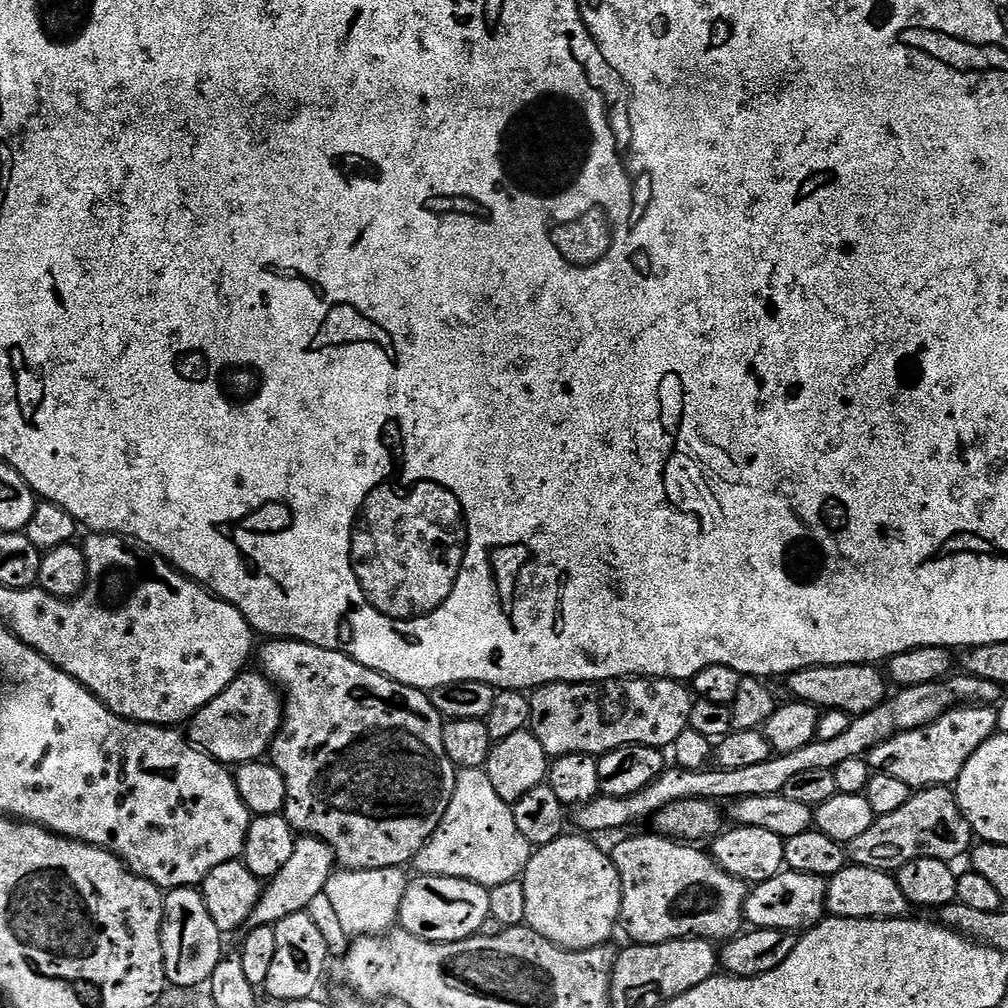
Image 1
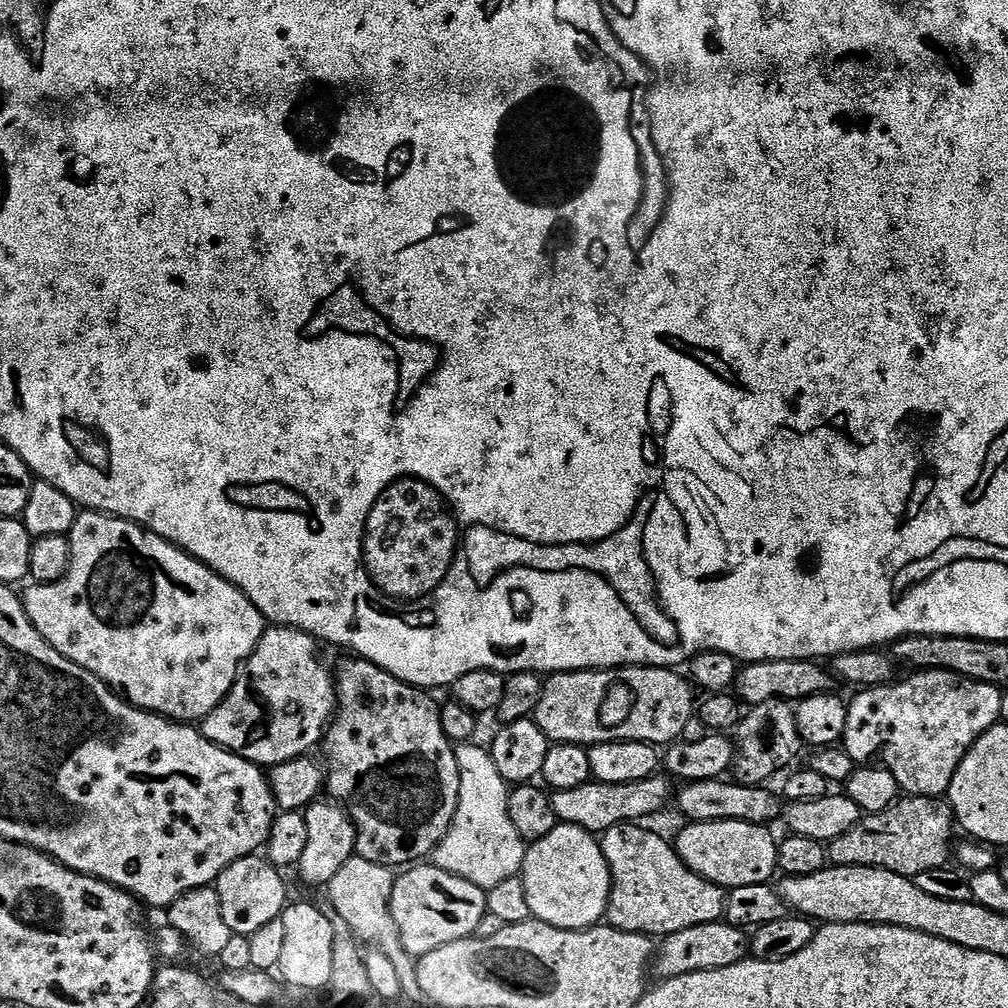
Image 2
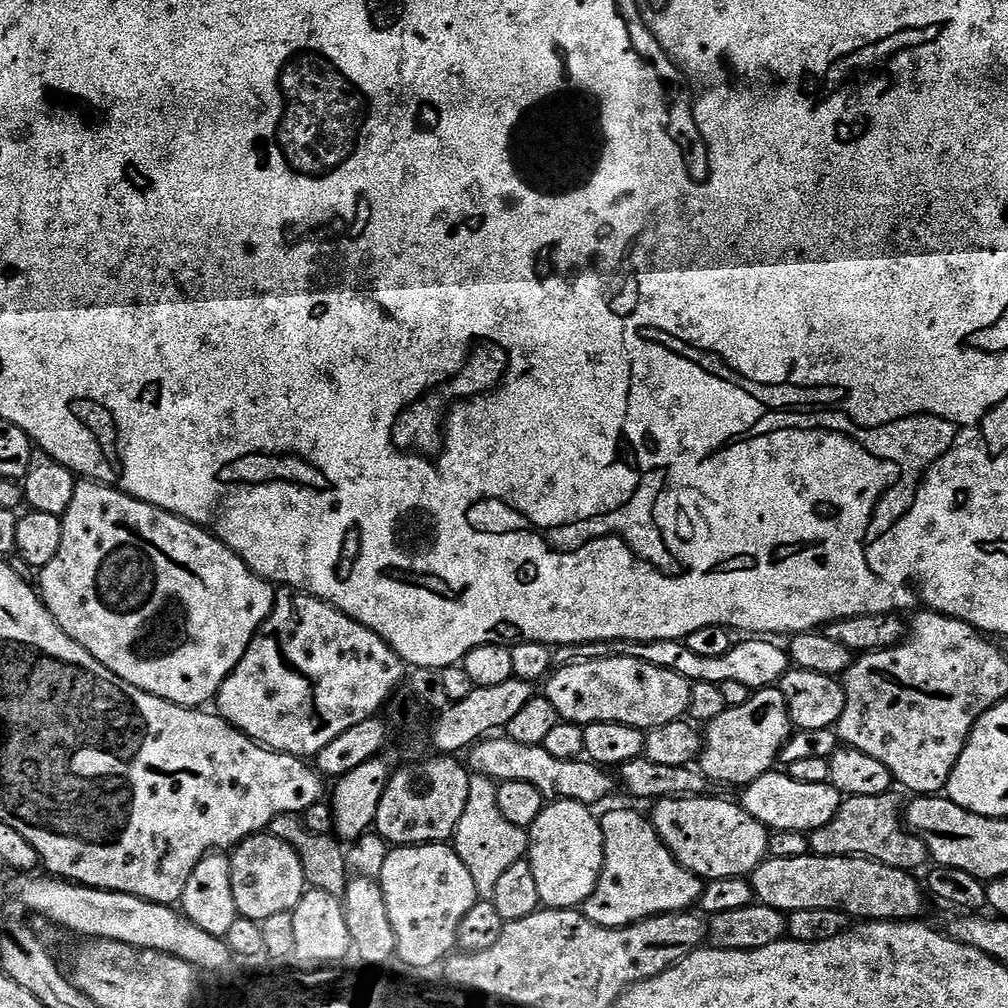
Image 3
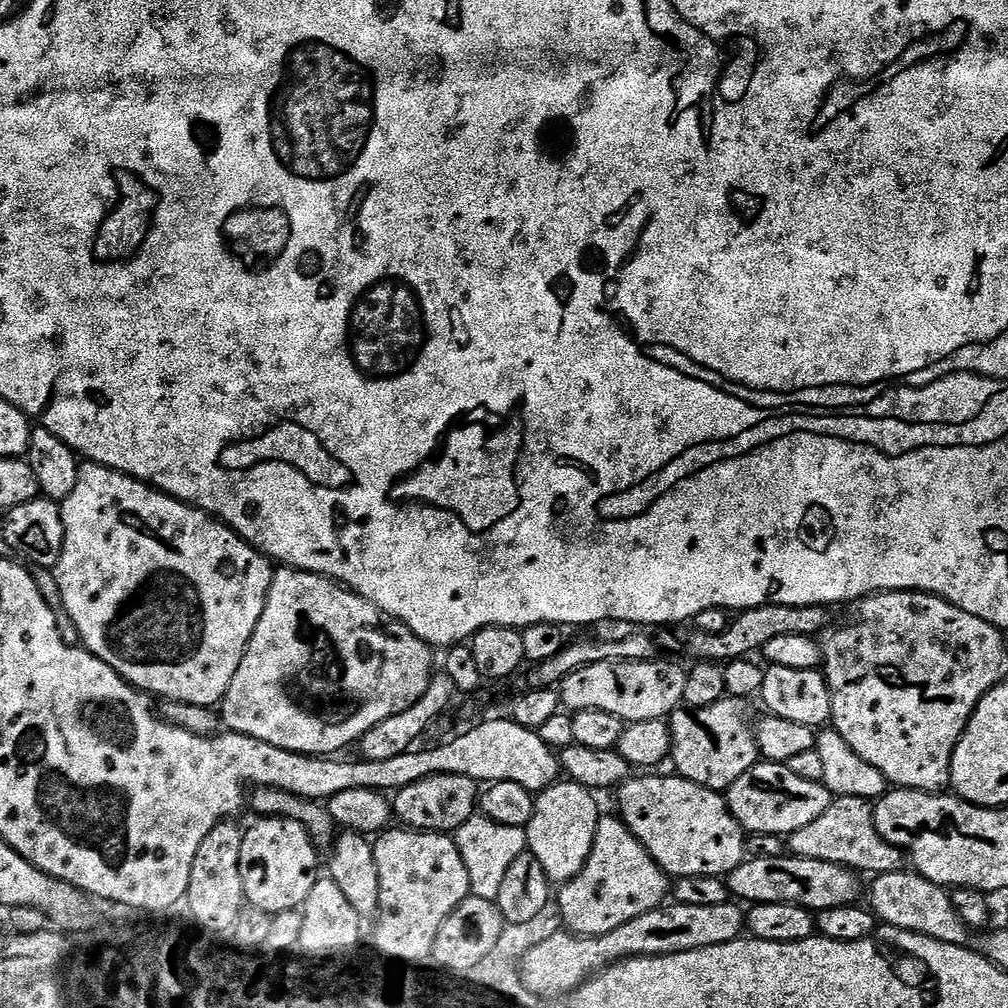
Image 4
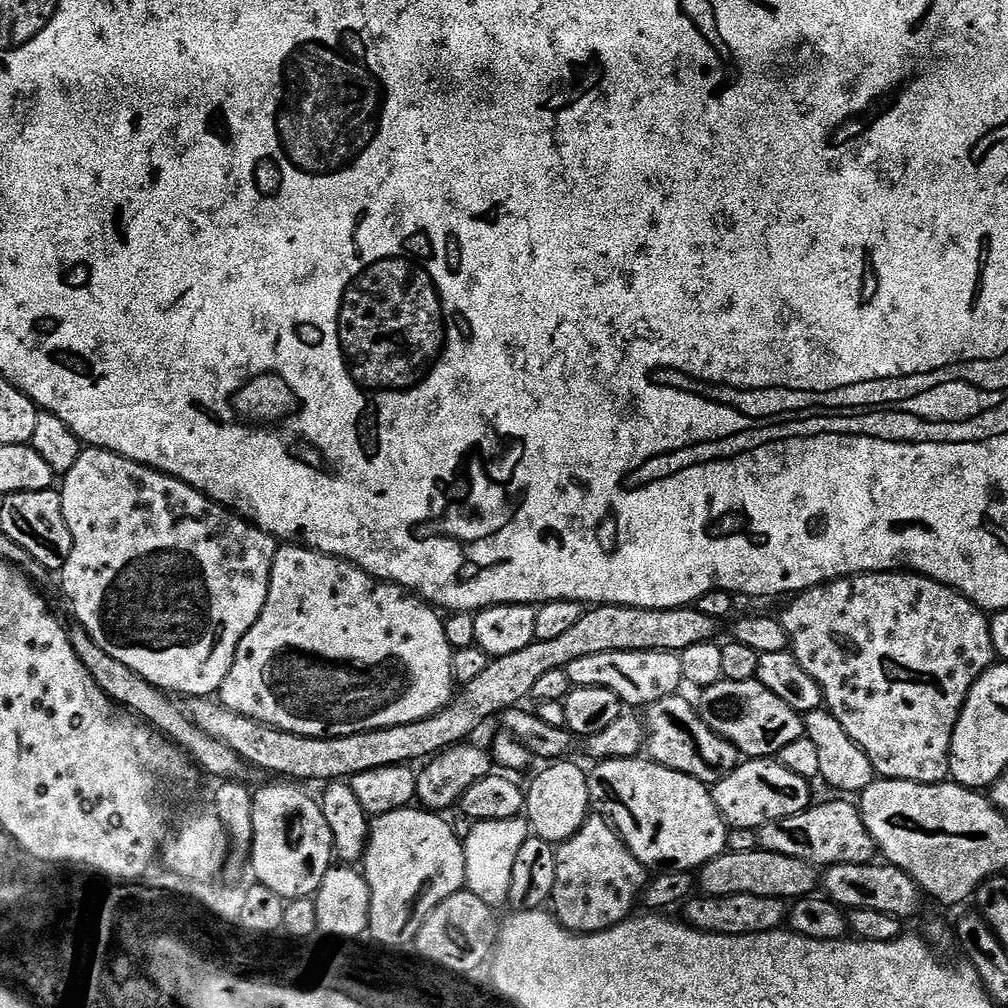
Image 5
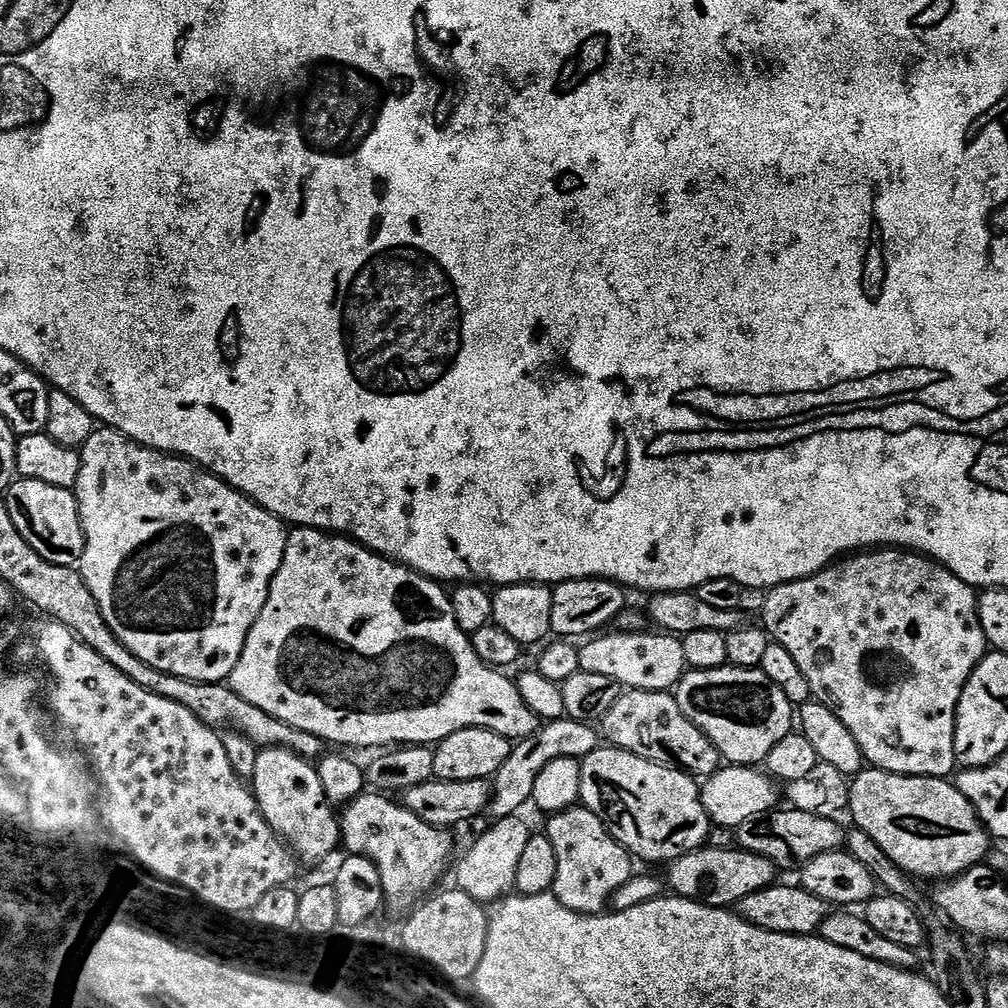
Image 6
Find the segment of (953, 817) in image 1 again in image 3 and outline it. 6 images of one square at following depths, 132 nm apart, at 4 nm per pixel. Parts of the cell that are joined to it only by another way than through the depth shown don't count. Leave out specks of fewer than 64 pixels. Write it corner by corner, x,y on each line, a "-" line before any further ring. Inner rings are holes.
892,792
881,796
850,796
840,801
838,814
826,826
816,828
810,834
810,852
813,856
865,856
867,860
876,860
891,868
912,874
924,863
929,863
930,857
926,846
912,832
909,832
902,819
902,804
895,800

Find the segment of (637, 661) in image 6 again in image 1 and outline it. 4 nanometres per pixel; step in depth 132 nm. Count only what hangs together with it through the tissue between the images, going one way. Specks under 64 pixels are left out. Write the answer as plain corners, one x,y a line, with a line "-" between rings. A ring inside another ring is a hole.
625,678
586,684
543,684
531,693
532,722
530,730
542,742
549,758
566,754
586,754
601,757
627,744
645,744
661,750
675,745
678,734
687,730
693,693
679,680

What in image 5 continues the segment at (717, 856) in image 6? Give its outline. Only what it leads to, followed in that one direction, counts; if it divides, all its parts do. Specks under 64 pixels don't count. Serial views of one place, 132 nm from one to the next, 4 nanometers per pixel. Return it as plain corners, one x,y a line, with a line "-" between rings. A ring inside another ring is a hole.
763,850
746,854
725,851
724,855
714,858
699,869
698,888
706,896
754,894
795,902
803,896
811,896
817,891
818,872
813,865
802,862
798,858
786,858
782,854

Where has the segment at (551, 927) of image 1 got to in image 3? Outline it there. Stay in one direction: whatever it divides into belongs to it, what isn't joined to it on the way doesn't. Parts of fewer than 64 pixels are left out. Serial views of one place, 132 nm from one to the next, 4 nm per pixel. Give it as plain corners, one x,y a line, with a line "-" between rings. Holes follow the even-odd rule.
553,800
527,829
526,859
534,870
534,883
544,908
579,909
600,881
604,865
604,835
597,813
587,804
573,800

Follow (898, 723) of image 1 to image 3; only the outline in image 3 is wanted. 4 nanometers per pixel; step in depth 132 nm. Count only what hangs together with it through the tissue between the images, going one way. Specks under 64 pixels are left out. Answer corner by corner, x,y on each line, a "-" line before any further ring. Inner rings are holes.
485,738
472,745
467,753
467,767
475,775
487,776
493,782
530,782
530,786
535,786
548,802
573,800
579,804
597,806
596,804
602,803
612,792
613,773
601,768
599,764
593,764
587,758
554,759
539,744
526,746
507,738
496,739
500,738

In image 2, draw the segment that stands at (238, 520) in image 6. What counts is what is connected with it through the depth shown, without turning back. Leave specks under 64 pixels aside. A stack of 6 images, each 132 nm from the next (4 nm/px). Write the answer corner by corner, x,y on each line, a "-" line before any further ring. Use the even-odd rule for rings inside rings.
84,510
79,513
68,536
70,546
70,562
68,574
52,584
33,583
28,593
23,593
24,609
34,622
34,630
54,646
60,654
70,658
78,666
90,670
98,678
102,678
107,684
119,690
126,697
128,703
136,708
145,708
147,712
156,712
159,716
167,716
169,720
181,722
200,722
209,716
215,708
226,698
226,694
234,686
236,675
240,672
240,665
248,659
248,655
256,649
262,638
266,621
258,606
246,598
246,594
238,586
234,586
226,578
222,578
210,566
206,566
198,558
191,556
189,552
176,544
171,544
166,538
154,534
141,524
135,524
132,520
124,520
121,516
110,516
107,512
95,512

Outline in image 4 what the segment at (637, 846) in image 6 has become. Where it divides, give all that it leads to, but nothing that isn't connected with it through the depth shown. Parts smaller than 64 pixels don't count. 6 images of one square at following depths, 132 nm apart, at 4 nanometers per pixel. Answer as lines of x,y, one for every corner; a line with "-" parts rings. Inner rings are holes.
636,774
621,784
615,793
618,815
626,827
642,842
642,846
658,862
658,866
669,877
718,876
727,878
746,859
746,833
744,828
728,809
728,801
723,795
698,782
690,782
679,774

